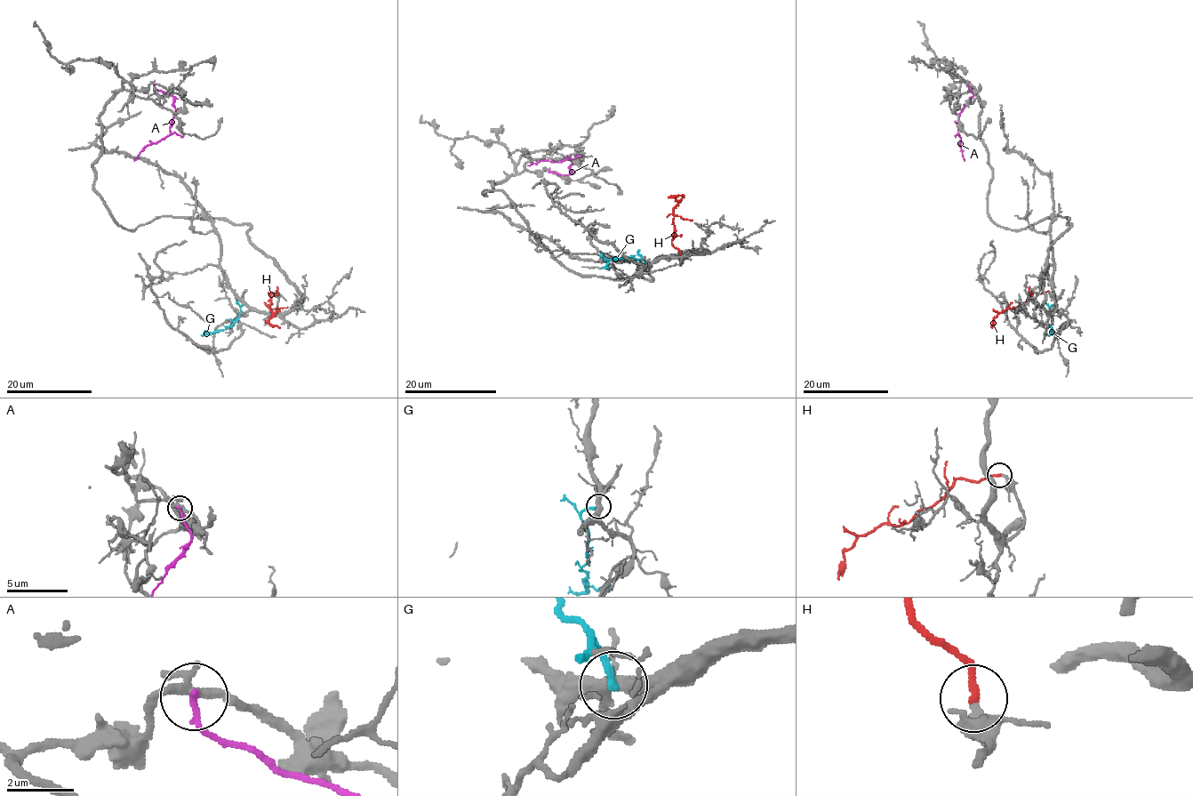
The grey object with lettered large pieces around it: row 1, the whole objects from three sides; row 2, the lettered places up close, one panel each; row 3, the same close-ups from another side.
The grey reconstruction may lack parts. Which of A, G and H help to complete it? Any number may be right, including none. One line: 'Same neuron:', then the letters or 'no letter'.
Same neuron: H

